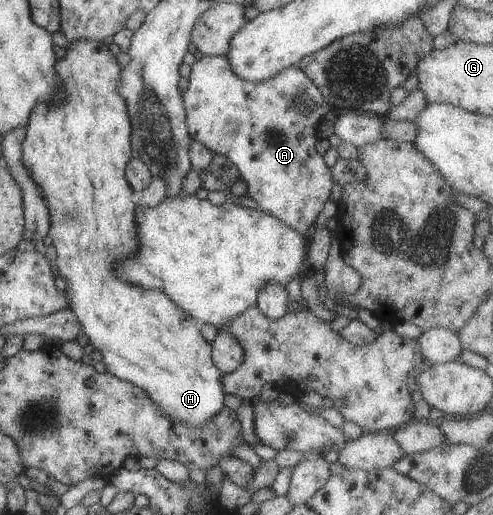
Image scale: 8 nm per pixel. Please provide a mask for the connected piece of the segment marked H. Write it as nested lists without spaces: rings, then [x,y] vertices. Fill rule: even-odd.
[[[75,40],[71,41],[68,48],[65,48],[65,56],[59,60],[57,64],[57,70],[59,70],[59,76],[61,76],[61,82],[63,82],[63,90],[65,90],[65,100],[63,100],[63,106],[59,108],[45,108],[43,104],[39,104],[35,108],[35,112],[31,114],[31,120],[29,120],[29,126],[27,126],[27,132],[21,145],[21,162],[25,165],[25,168],[31,175],[31,178],[35,181],[35,184],[42,190],[44,199],[47,200],[49,214],[51,214],[51,230],[50,237],[53,240],[52,244],[55,244],[55,252],[57,252],[57,268],[59,268],[59,276],[67,282],[67,288],[65,289],[65,296],[67,296],[67,302],[69,302],[69,309],[75,312],[77,320],[81,322],[83,326],[83,333],[87,334],[90,344],[93,348],[97,348],[103,356],[103,364],[107,368],[106,372],[117,376],[119,380],[127,380],[133,384],[133,386],[139,386],[141,390],[147,392],[147,396],[159,406],[161,414],[163,416],[169,416],[173,421],[183,422],[188,428],[197,428],[197,426],[203,426],[205,420],[213,418],[219,410],[224,406],[223,399],[225,398],[226,392],[223,390],[223,384],[221,384],[222,372],[215,366],[212,358],[212,344],[209,344],[205,338],[201,335],[200,324],[196,319],[193,318],[188,312],[181,310],[167,296],[163,294],[161,290],[145,290],[141,286],[135,286],[135,284],[127,284],[119,278],[115,278],[115,264],[127,260],[127,258],[133,258],[139,250],[139,240],[137,240],[137,224],[135,224],[135,204],[136,193],[127,182],[126,177],[126,166],[131,158],[131,120],[129,120],[129,112],[127,112],[127,104],[125,100],[119,96],[117,92],[117,84],[119,84],[119,78],[123,76],[123,67],[119,66],[119,62],[103,41],[97,40]]]

